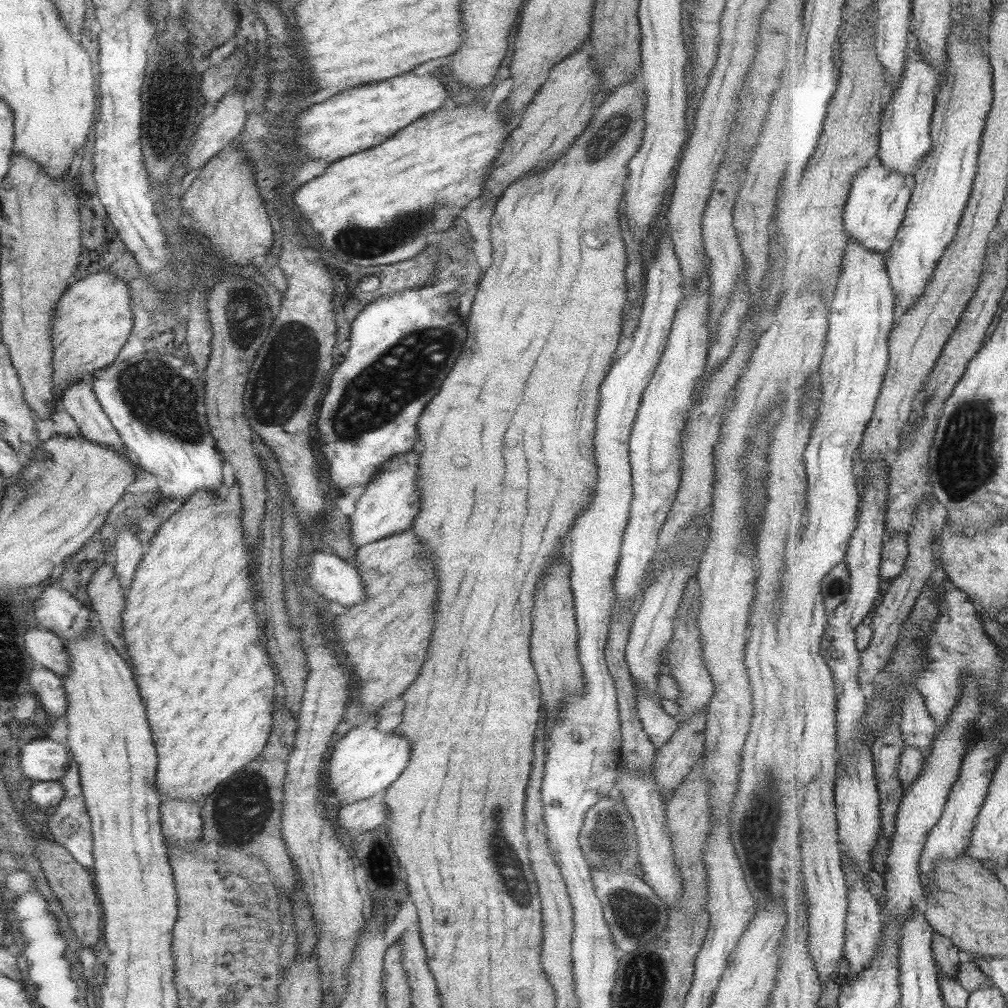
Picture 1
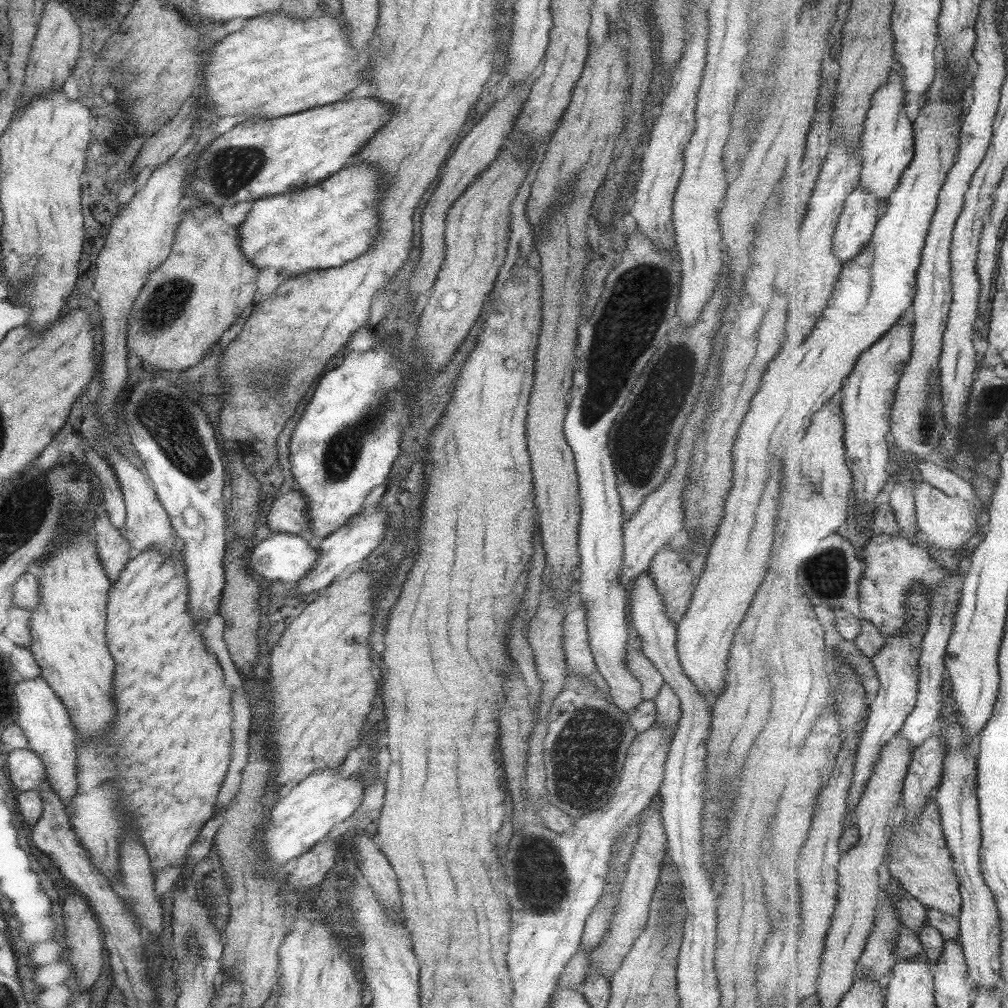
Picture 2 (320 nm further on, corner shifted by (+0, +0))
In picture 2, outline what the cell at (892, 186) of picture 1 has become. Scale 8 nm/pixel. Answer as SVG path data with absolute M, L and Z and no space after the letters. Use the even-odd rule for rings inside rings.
M895 64L888 83L880 86L873 95L871 108L868 110L865 130L861 133L858 153L864 158L861 173L861 184L867 192L871 192L884 208L889 196L897 190L905 170L910 167L916 153L916 136L913 132L914 121L906 107L906 78L901 64Z

